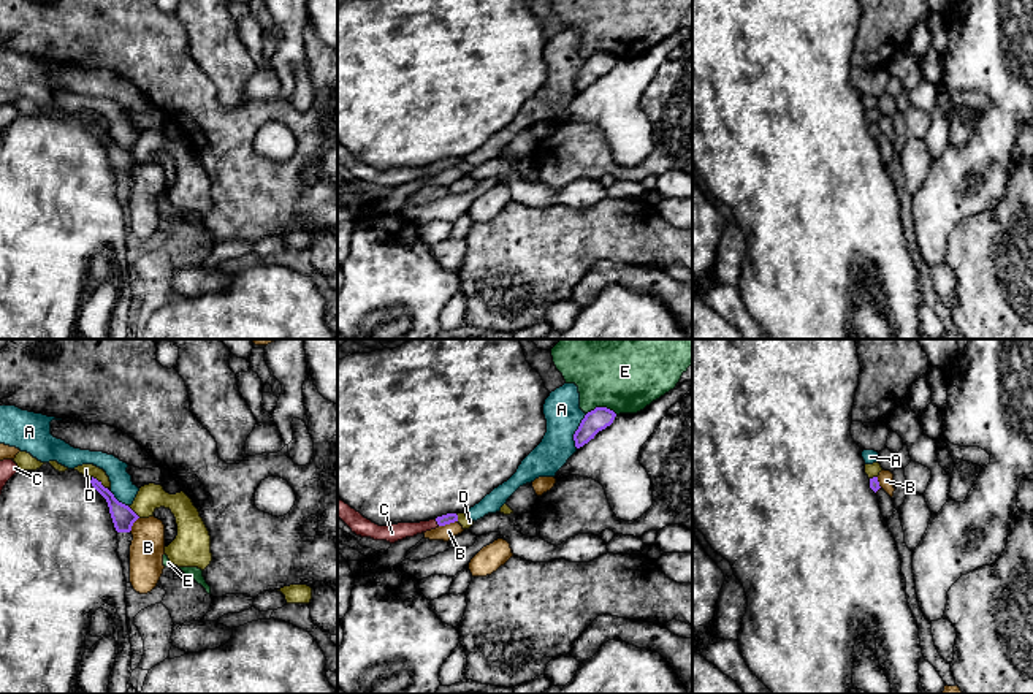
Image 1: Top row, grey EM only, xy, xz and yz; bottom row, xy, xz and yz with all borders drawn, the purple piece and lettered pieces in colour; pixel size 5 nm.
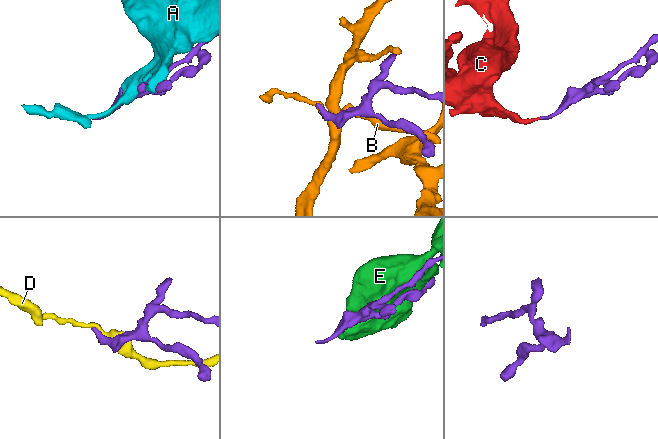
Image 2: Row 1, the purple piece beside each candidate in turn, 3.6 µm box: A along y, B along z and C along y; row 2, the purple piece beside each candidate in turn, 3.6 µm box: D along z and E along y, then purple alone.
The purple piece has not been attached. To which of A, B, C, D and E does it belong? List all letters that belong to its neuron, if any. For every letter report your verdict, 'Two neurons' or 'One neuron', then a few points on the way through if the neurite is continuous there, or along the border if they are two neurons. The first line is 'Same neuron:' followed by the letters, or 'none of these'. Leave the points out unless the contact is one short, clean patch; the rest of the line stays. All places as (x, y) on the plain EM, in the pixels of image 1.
Same neuron: C
A: Two neurons
B: Two neurons
C: One neuron. Path across: xz (447, 163), (436, 165), (392, 178)
D: Two neurons. Boundary: xy (92, 121), (106, 133)
E: Two neurons

